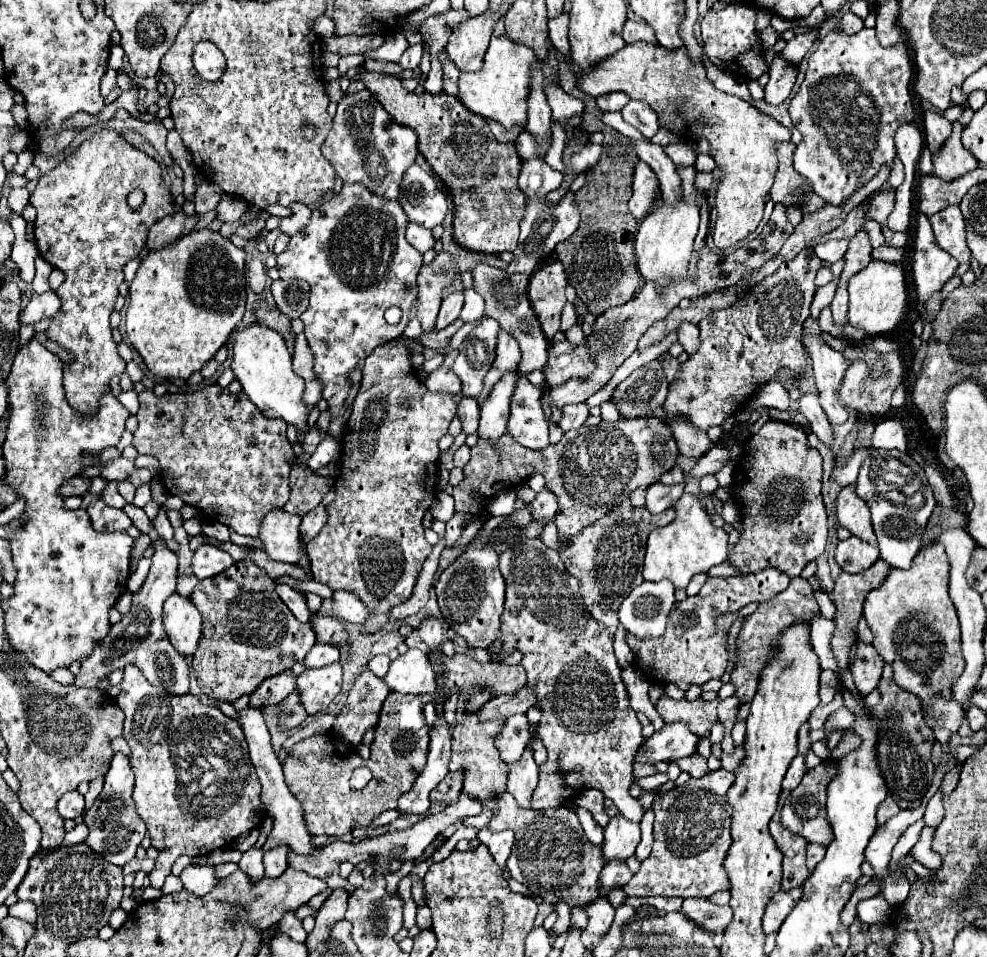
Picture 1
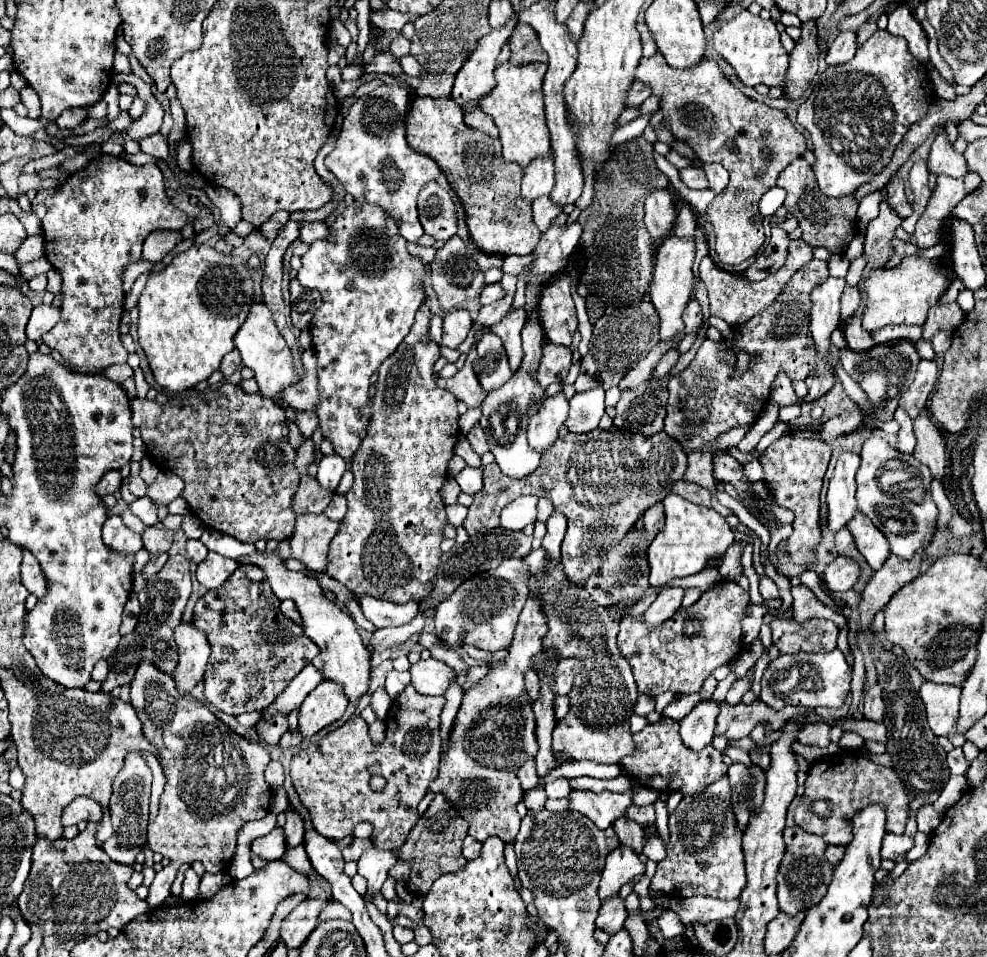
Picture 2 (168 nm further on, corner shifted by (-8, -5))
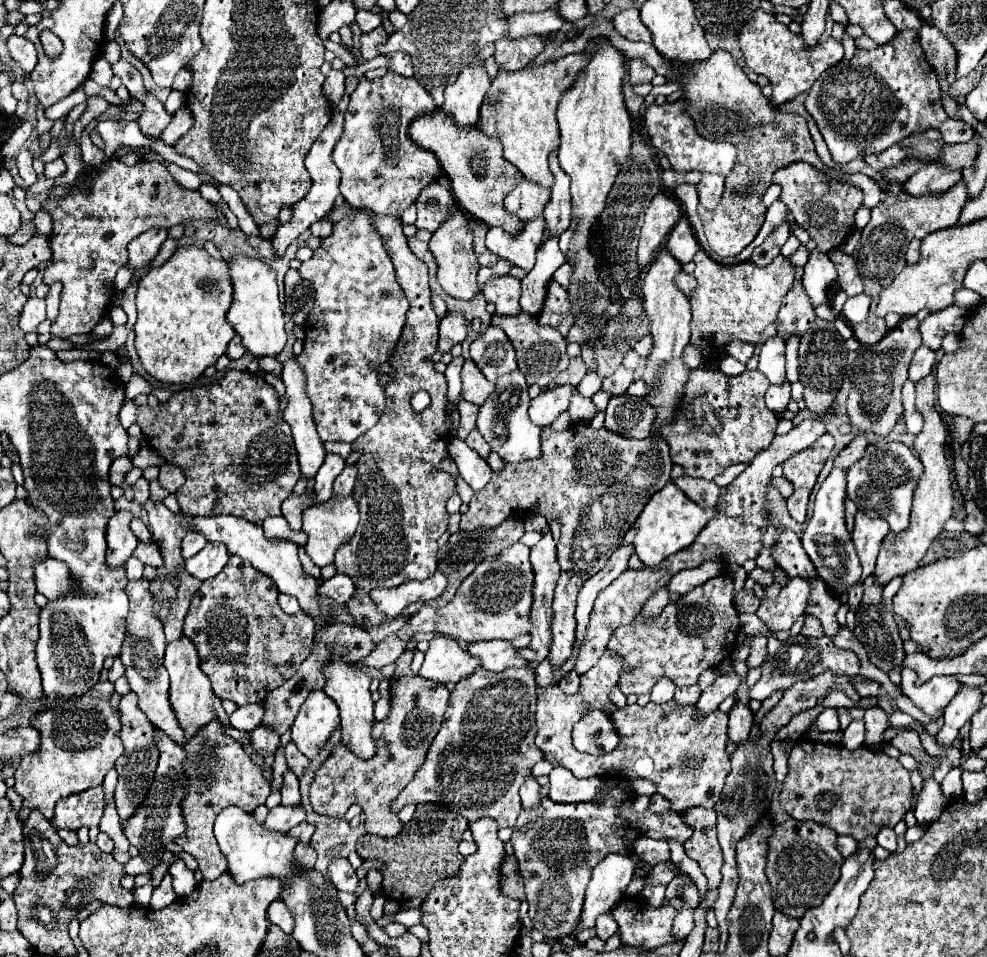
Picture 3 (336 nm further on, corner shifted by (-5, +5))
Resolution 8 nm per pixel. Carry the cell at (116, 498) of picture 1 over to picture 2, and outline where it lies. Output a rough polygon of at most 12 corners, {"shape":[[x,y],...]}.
{"shape":[[131,509],[121,513],[129,529],[143,533],[145,525]]}

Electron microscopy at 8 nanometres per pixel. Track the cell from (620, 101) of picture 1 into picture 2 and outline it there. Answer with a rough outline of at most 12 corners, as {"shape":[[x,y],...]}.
{"shape":[[633,83],[625,107],[639,107],[651,95],[643,83]]}

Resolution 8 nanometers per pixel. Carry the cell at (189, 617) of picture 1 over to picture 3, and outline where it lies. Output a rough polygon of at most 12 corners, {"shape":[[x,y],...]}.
{"shape":[[194,643],[166,647],[170,705],[194,737],[212,719],[214,693]]}

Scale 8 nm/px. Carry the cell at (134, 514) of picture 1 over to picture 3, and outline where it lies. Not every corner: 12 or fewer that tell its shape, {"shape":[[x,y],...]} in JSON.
{"shape":[[138,543],[134,557],[144,565],[162,567],[160,551],[154,543]]}

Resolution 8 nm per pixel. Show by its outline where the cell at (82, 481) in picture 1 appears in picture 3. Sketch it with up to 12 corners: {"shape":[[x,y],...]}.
{"shape":[[128,455],[114,459],[110,467],[110,483],[122,485],[132,469]]}

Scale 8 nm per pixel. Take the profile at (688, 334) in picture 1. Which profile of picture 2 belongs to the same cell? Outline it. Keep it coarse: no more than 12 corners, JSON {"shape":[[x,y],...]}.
{"shape":[[697,299],[685,307],[685,333],[697,335],[703,315]]}

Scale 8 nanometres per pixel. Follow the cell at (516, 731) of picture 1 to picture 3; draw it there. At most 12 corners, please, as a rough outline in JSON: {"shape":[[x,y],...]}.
{"shape":[[534,777],[520,787],[522,807],[536,809],[544,799]]}

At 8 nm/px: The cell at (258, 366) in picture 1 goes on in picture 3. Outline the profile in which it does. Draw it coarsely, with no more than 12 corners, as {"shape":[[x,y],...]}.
{"shape":[[236,253],[228,323],[256,357],[286,345],[276,271]]}

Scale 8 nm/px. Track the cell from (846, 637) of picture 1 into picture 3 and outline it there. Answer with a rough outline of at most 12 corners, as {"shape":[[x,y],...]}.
{"shape":[[934,375],[916,383],[924,427],[916,435],[924,473],[910,525],[882,541],[882,585],[914,571],[952,515],[946,425]]}

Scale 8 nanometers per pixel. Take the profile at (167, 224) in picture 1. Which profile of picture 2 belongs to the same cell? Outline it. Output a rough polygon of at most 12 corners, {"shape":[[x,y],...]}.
{"shape":[[153,231],[143,259],[157,263],[183,241],[181,231]]}

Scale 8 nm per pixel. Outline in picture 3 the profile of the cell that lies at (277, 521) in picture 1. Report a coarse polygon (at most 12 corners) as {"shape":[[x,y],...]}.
{"shape":[[354,495],[302,513],[304,549],[318,567],[334,563],[360,521]]}

